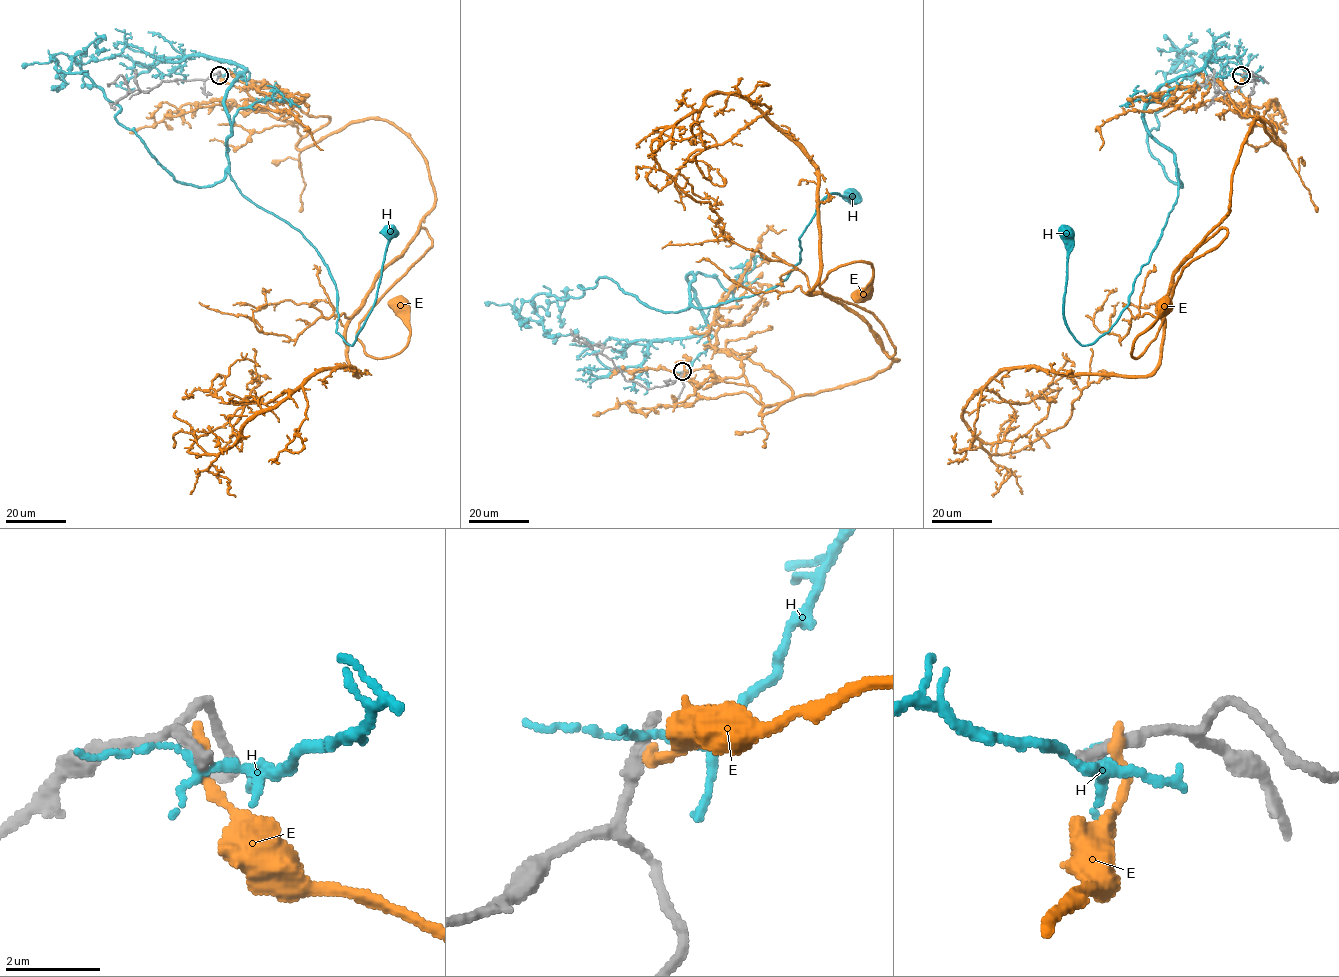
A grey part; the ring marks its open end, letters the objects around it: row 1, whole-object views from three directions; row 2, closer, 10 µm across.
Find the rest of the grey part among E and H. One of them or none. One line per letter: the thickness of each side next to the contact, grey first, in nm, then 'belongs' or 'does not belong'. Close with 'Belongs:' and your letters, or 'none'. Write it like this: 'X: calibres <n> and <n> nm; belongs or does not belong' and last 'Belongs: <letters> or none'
E: calibres 360 and 260 nm; does not belong
H: calibres 280 and 170 nm; does not belong
Belongs: none

